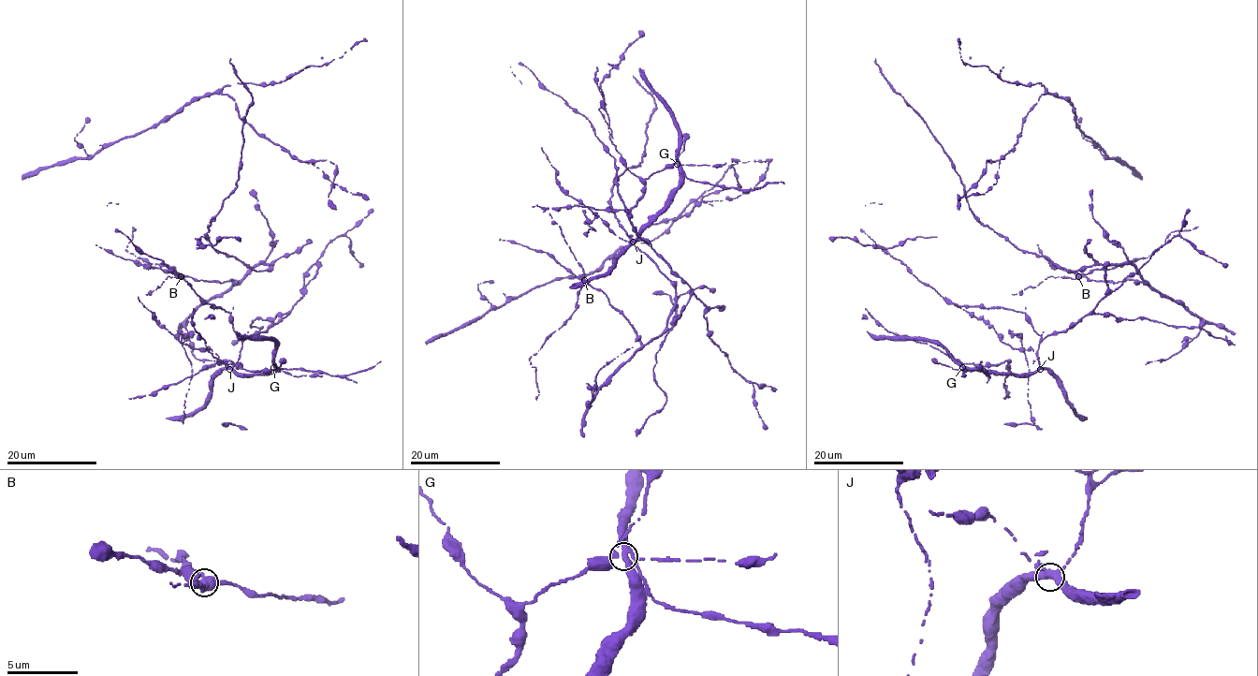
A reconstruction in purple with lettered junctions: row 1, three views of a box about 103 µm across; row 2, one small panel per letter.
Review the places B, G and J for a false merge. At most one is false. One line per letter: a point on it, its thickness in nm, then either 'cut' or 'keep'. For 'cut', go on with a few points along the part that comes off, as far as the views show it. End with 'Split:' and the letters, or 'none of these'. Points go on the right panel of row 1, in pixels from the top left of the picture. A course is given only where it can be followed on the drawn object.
B: at (1078, 276); 420 nm thick; cut; foreign part runs (1079, 276), (1093, 270), (1113, 269), (1146, 258), (1165, 242), (1172, 231), (1198, 227)
G: at (962, 367); 320 nm thick; keep
J: at (1040, 369); 360 nm thick; keep
Split: B

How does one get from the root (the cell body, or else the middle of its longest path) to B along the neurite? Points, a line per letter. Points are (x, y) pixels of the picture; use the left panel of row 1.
B: (243, 263), (255, 271), (268, 270), (272, 265), (259, 263), (239, 282), (210, 282), (180, 276)

